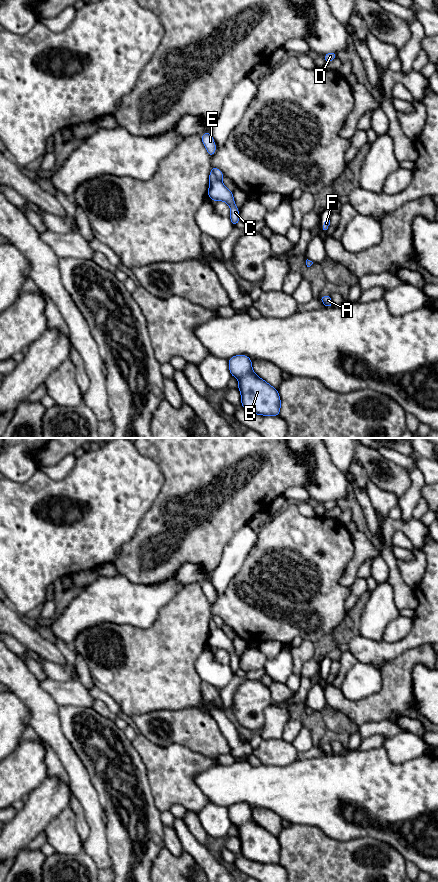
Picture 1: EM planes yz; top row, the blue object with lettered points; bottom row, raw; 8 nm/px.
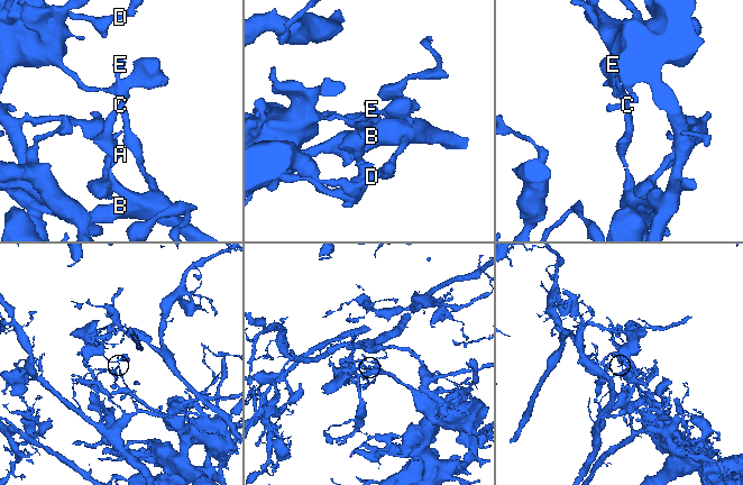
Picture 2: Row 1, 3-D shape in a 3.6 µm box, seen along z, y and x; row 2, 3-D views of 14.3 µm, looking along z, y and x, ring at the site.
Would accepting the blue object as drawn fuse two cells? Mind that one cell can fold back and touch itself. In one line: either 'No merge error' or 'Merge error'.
Merge error

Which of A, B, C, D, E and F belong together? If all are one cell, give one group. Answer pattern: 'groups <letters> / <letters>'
groups A D / B C E F

